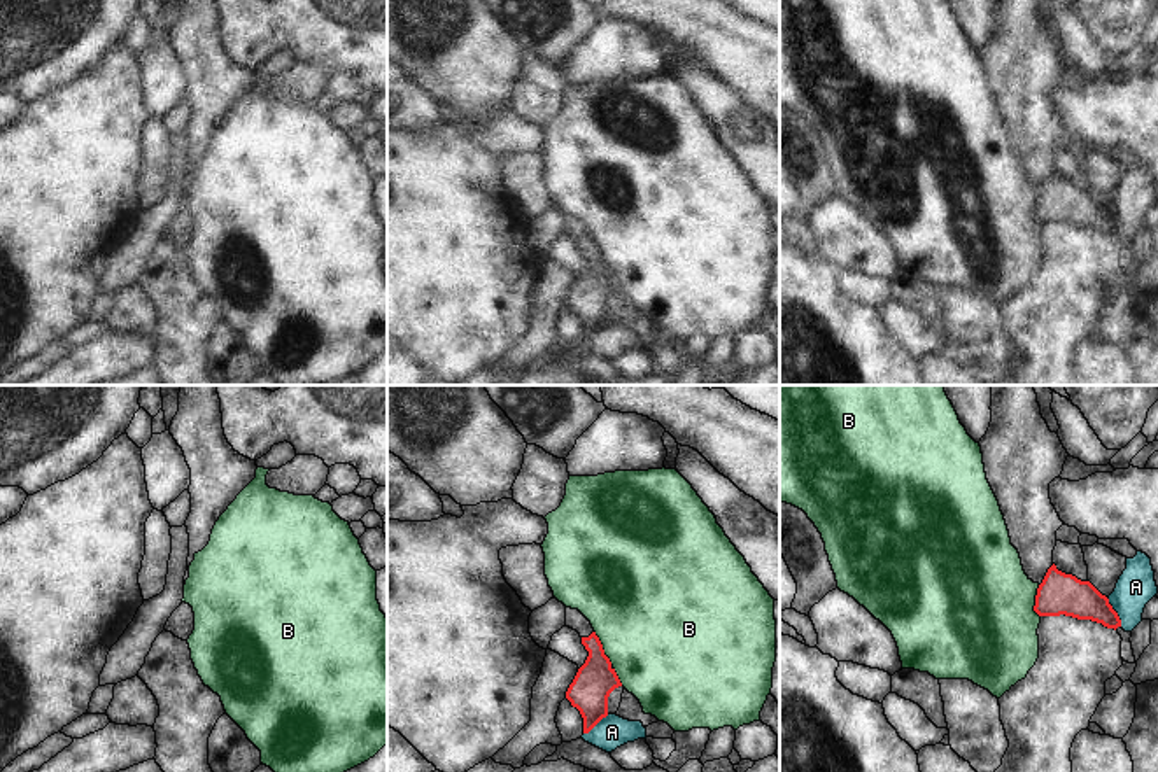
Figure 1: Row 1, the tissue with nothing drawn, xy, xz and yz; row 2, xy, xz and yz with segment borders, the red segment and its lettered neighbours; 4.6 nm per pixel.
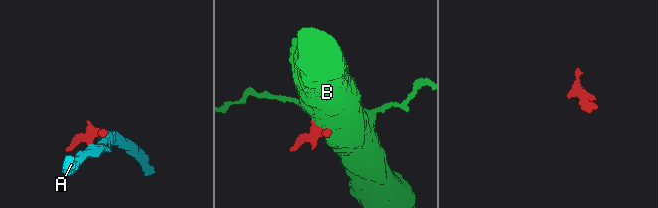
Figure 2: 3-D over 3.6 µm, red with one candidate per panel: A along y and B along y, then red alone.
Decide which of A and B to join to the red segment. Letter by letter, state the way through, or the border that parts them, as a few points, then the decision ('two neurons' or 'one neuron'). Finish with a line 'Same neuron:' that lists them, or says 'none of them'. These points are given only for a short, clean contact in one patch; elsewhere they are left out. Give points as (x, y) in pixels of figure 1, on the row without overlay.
A: border along yz (1106, 205), (1122, 233); two neurons
B: two neurons
Same neuron: none of them

